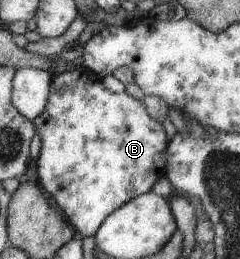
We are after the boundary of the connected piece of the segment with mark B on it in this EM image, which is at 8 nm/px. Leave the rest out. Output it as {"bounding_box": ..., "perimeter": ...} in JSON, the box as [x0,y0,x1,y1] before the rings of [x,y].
{"bounding_box":[32,65,169,237],"perimeter":[[[82,65],[52,76],[48,93],[46,107],[32,119],[34,131],[40,138],[35,167],[37,184],[61,208],[79,237],[93,236],[111,211],[126,203],[126,200],[146,193],[158,177],[164,176],[169,140],[162,124],[146,113],[141,101],[125,92],[107,91],[102,86],[101,78],[91,74]]]}

